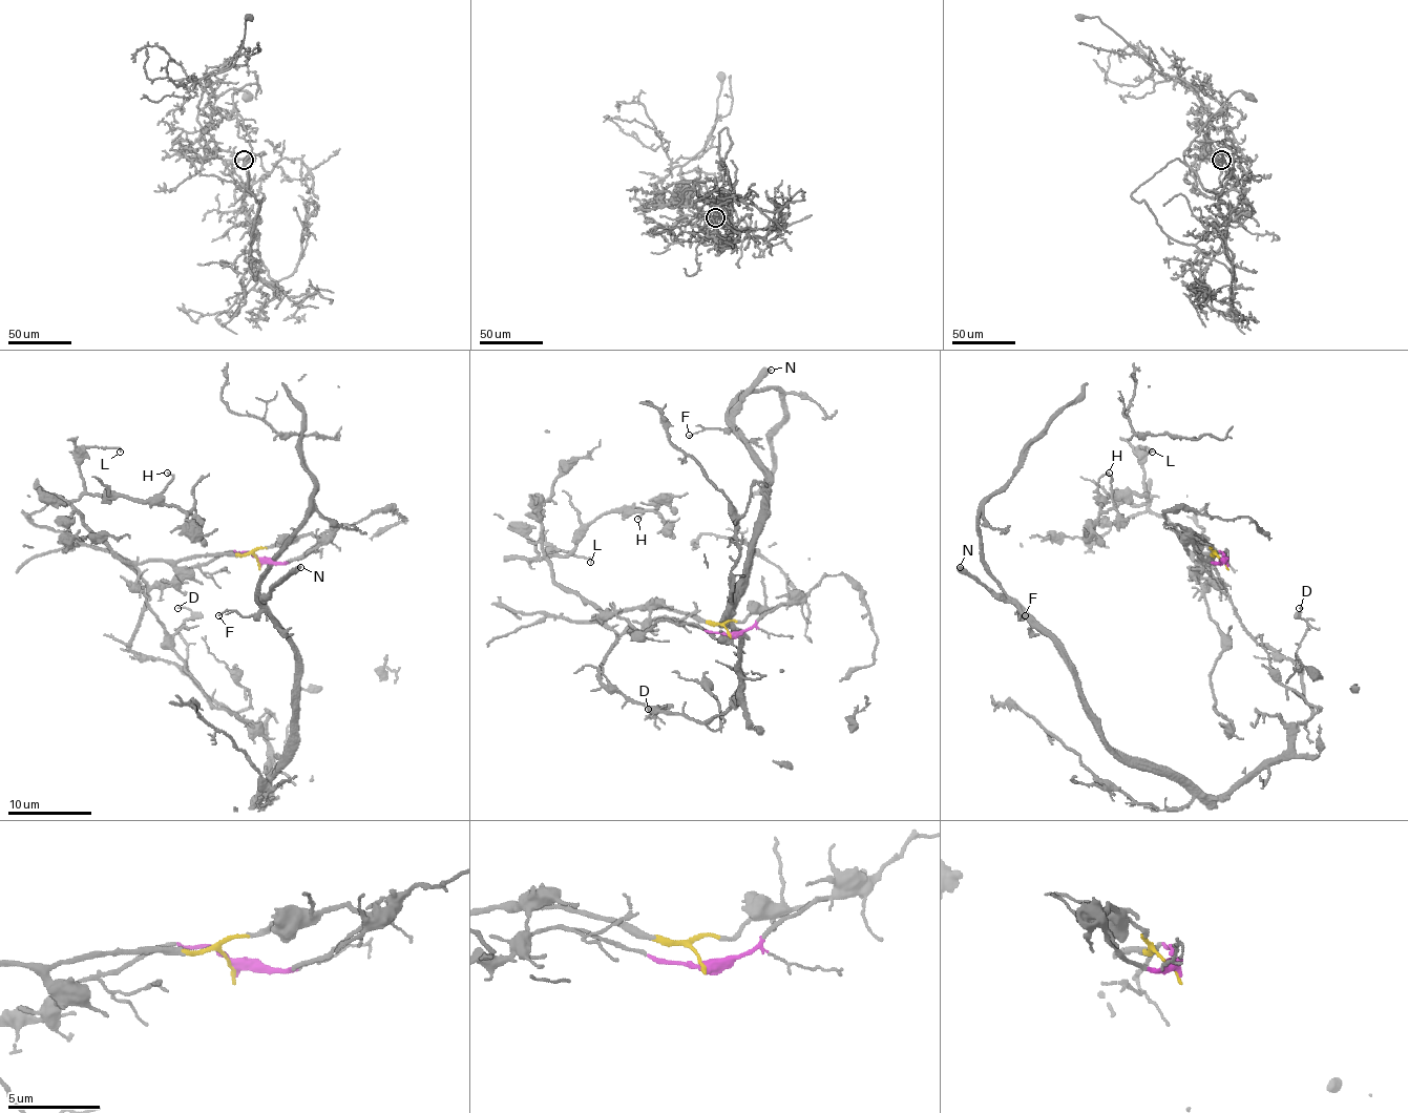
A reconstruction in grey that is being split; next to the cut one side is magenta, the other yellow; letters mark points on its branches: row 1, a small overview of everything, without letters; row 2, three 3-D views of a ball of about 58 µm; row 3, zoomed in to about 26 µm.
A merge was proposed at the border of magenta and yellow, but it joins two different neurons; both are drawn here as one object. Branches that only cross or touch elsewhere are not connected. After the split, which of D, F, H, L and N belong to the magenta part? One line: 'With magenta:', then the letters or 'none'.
With magenta: D, F, N

